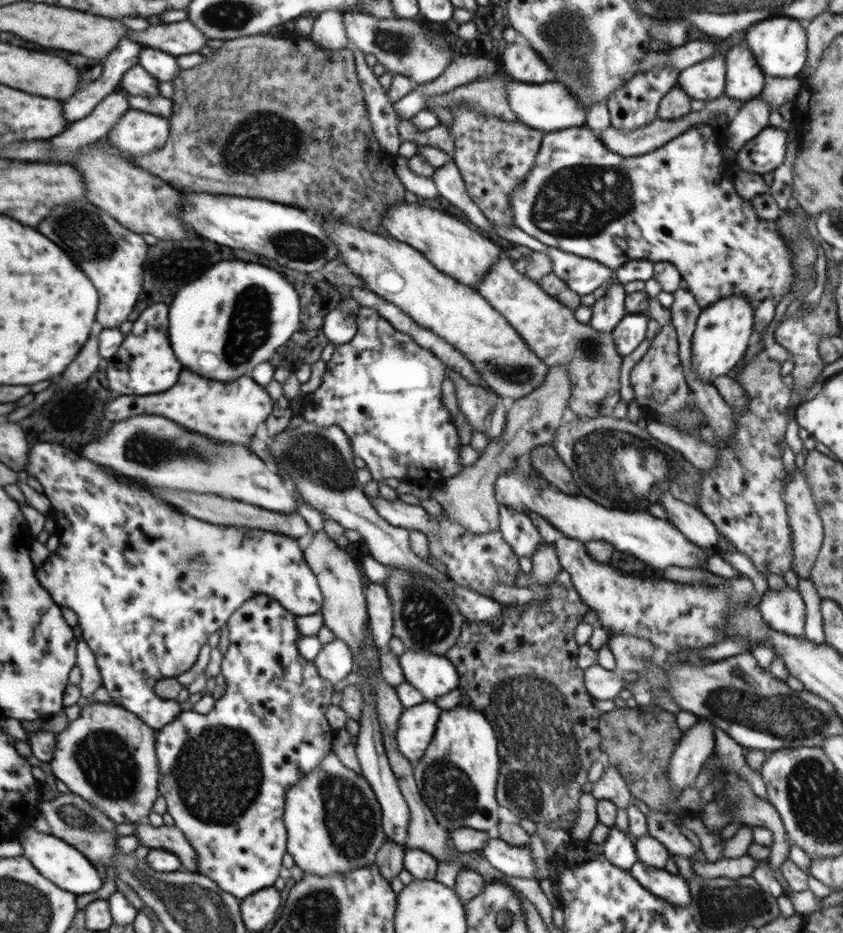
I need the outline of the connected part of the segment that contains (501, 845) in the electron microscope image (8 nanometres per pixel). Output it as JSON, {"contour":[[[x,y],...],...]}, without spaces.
{"contour":[[[493,833],[482,852],[488,862],[508,876],[536,879],[536,862],[530,847],[515,847]]]}

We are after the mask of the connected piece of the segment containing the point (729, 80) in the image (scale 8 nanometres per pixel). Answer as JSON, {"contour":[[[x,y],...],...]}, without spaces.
{"contour":[[[740,43],[730,48],[725,54],[725,60],[725,94],[740,102],[757,97],[764,88],[766,76],[754,54]]]}

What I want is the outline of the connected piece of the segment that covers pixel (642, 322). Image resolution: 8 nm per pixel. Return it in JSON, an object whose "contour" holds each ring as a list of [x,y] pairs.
{"contour":[[[626,313],[613,330],[620,354],[630,354],[644,340],[650,316],[648,313]]]}

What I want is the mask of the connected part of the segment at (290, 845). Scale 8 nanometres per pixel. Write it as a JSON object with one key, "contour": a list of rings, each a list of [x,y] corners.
{"contour":[[[330,749],[321,765],[286,791],[287,852],[304,873],[316,876],[341,875],[368,866],[387,838],[382,817],[380,803],[364,775],[344,766]]]}

